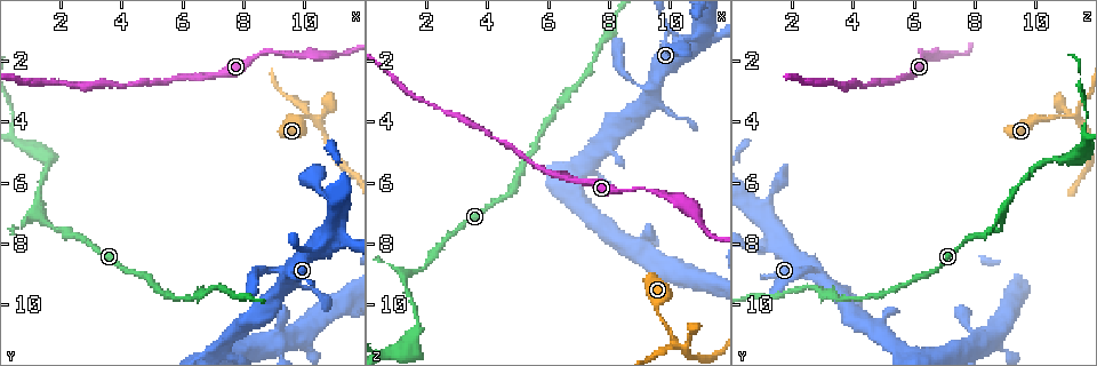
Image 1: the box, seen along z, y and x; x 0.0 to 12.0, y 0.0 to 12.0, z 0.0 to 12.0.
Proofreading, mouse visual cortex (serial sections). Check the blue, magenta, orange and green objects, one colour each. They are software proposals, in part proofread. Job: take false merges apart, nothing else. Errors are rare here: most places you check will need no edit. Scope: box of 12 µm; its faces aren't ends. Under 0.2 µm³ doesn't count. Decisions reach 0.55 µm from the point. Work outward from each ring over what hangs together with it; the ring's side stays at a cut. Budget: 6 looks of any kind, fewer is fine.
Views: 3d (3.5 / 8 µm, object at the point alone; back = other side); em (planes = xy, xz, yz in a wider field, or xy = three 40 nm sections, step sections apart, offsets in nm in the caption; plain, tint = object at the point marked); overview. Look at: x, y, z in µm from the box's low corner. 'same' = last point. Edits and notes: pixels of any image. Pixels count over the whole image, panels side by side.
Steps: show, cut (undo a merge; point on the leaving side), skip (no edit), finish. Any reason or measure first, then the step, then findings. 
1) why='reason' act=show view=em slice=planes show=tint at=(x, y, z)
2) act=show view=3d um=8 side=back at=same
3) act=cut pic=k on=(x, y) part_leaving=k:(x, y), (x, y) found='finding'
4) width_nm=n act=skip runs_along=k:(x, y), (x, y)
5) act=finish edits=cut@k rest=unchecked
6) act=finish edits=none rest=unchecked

why='abrupt turn' act=show view=3d um=8 at=(1.2, 7.0, 8.9)

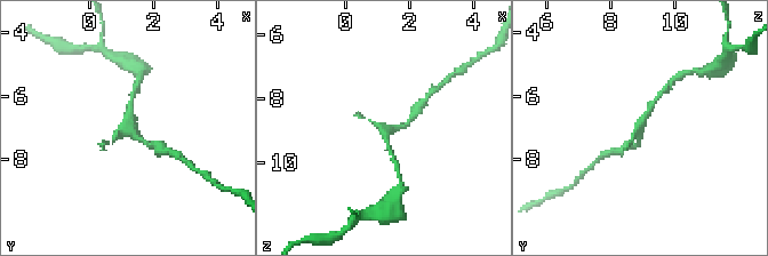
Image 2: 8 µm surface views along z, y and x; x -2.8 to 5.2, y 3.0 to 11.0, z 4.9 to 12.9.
act=show view=em slice=xy step=1 show=tint at=(1.2, 7.0, 8.9)

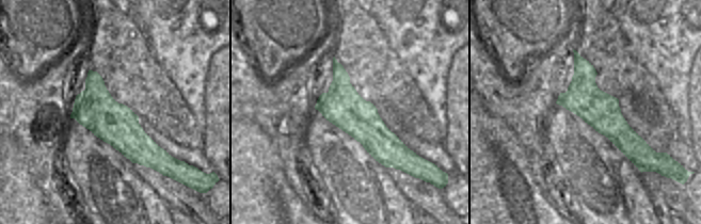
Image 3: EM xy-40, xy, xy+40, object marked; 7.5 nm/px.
act=skip runs_along=2:(632, 145), (657, 98) found='all the same cell'

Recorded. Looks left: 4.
why='three arms meet' act=show view=3d um=3.5 at=(11.0, 6.9, 1.1)

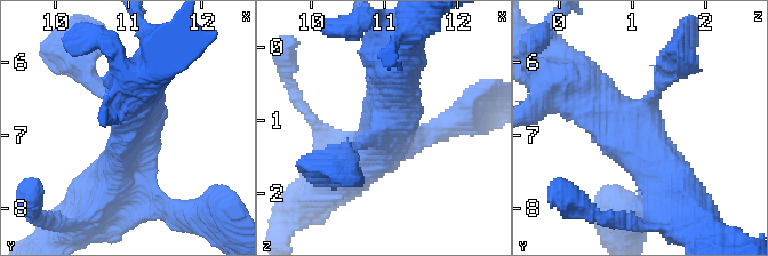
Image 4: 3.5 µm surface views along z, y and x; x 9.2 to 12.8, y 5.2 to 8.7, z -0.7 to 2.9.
why='now the EM' act=show view=em slice=xy step=3 show=tint at=(11.10, 6.80, 1.05)

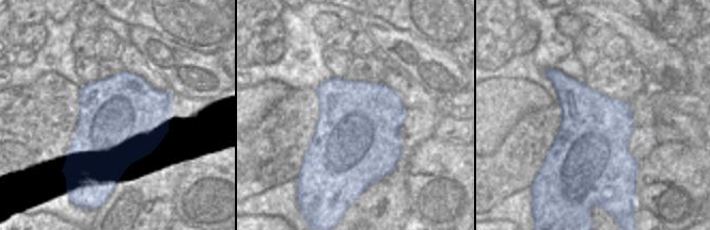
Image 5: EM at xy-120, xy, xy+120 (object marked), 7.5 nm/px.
arm_widths_nm=200,600,600 act=skip runs_along=4:(669, 186), (637, 124), (573, 81) found='continuous, no second cell'

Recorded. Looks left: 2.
why='three arms meet' act=show view=3d um=3.5 at=(10.1, 3.8, 11.3)

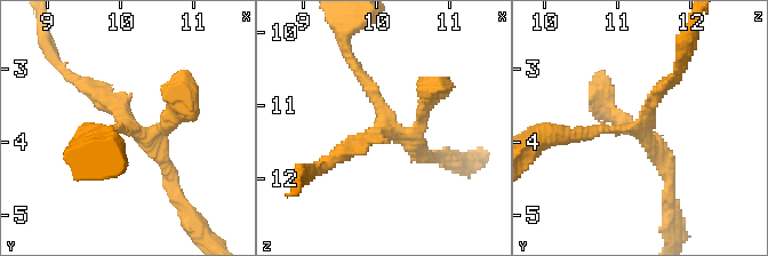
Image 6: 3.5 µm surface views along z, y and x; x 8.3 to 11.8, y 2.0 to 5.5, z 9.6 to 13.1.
why='need the tissue' act=show view=em slice=xy step=1 show=tint at=(10.10, 3.85, 11.25)

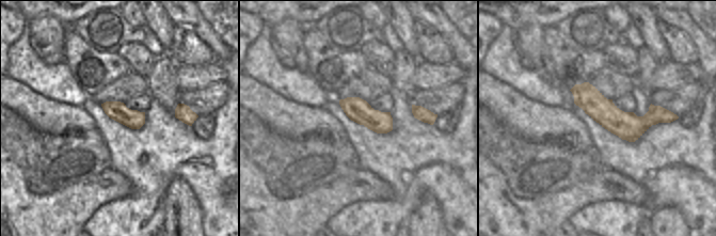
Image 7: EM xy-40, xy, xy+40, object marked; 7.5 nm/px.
act=skip runs_along=6:(352, 61), (388, 125), (430, 157) found='continuous, no second cell'

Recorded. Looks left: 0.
act=finish edits=none rest=unchecked

